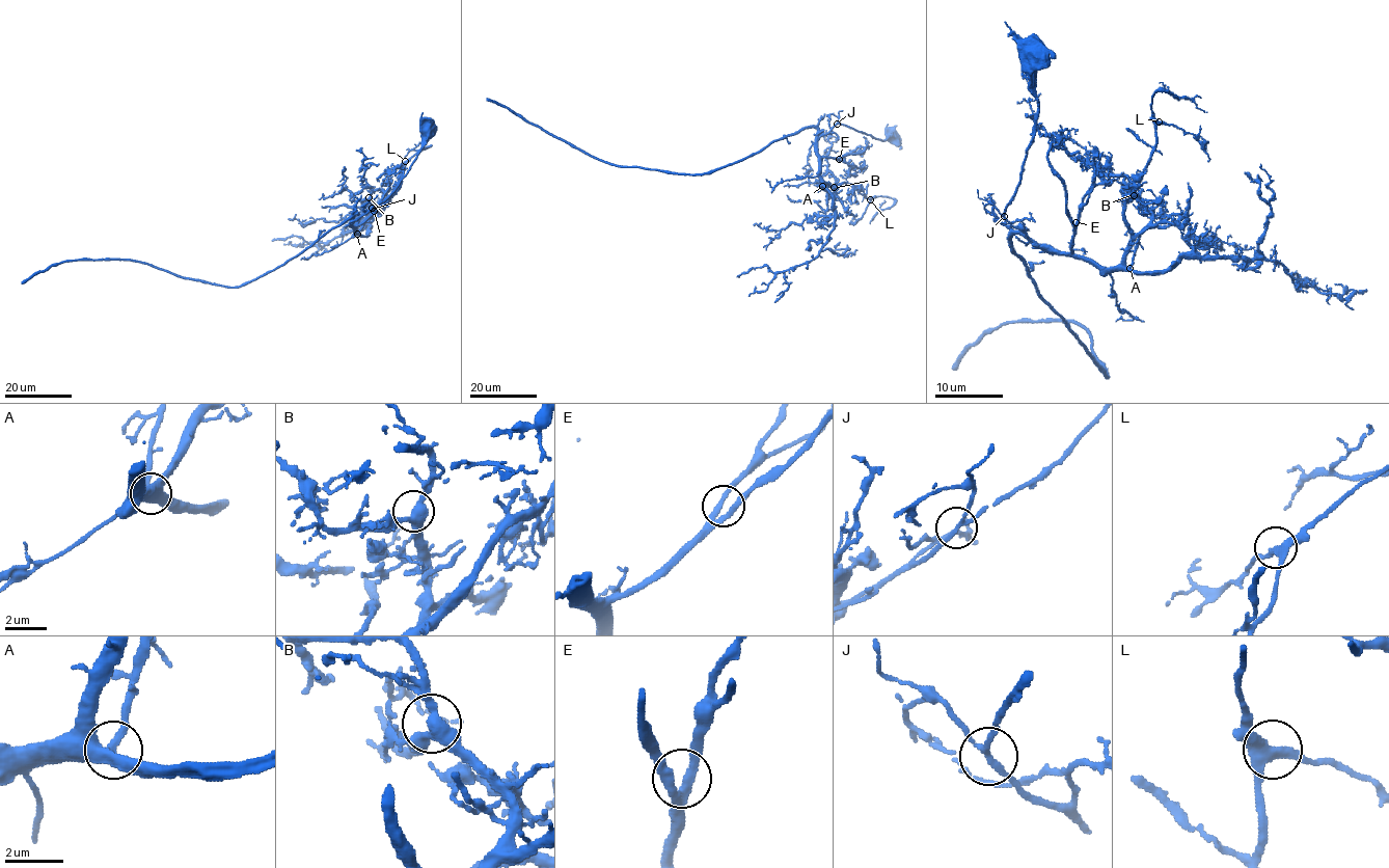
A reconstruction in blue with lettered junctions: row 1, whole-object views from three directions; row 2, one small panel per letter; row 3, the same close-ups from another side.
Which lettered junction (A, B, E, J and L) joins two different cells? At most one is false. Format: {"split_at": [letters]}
{"split_at": []}

